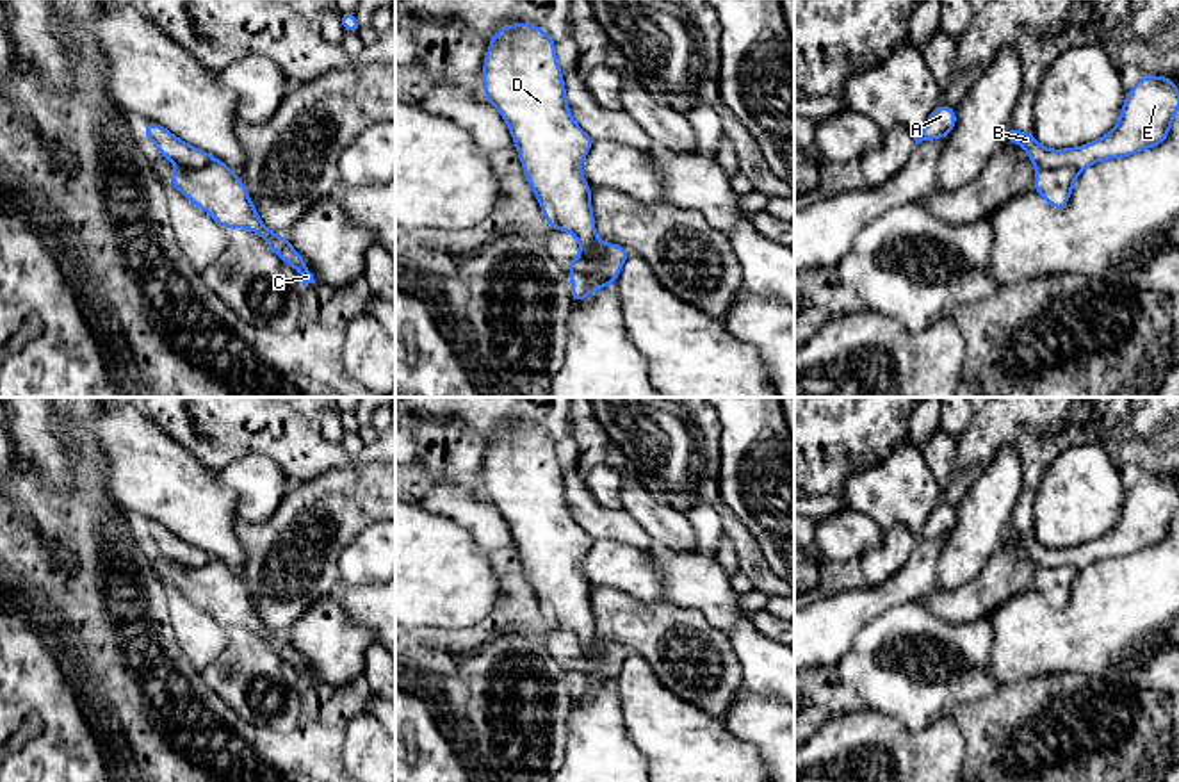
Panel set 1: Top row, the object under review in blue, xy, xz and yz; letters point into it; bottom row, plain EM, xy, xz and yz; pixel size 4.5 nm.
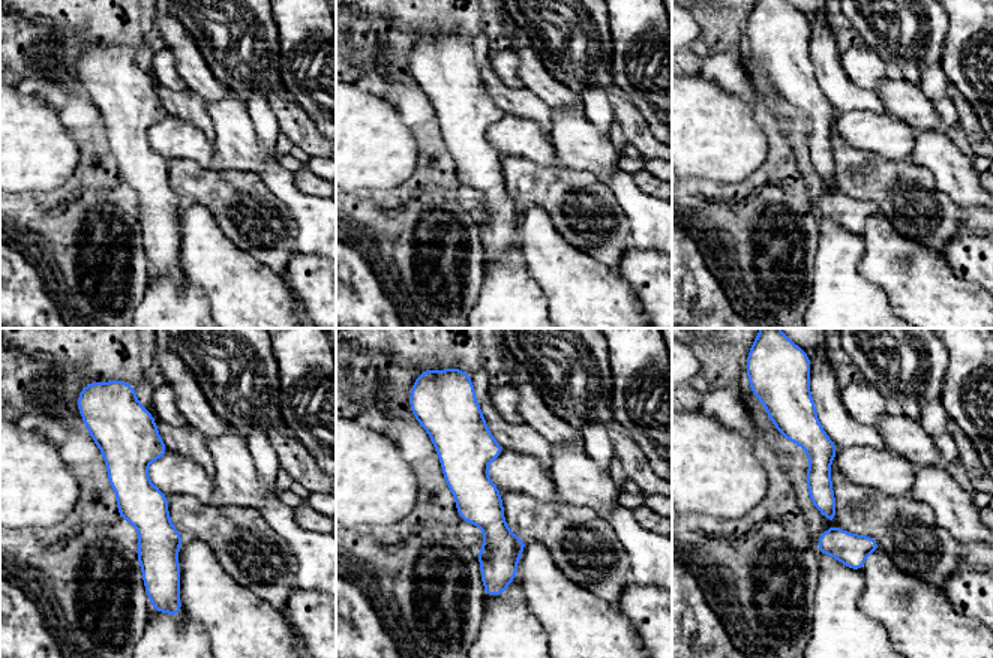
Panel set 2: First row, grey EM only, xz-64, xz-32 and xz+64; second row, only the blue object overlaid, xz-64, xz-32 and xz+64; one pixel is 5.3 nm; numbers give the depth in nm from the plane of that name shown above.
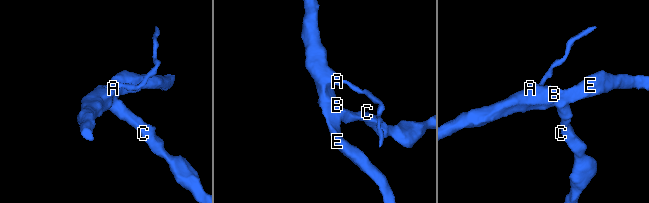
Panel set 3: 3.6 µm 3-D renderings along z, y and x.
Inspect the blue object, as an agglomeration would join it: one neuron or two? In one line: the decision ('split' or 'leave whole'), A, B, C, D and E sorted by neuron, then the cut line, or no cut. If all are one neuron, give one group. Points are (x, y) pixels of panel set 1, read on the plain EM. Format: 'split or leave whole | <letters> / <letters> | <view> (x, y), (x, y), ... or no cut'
split | A B D E / C | yz (1037, 565), (1071, 565), (1076, 570)

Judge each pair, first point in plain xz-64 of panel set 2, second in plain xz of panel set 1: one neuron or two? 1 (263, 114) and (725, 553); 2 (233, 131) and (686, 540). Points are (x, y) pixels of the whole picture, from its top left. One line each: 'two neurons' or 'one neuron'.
1: two neurons
2: two neurons

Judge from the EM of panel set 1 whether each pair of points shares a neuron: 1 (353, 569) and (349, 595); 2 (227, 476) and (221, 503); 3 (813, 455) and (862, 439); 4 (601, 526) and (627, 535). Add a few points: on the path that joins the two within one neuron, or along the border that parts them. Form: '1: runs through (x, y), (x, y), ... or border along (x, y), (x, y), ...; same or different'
1: border along (342, 579), (348, 583), (376, 583); different
2: border along (216, 472), (218, 480), (235, 496), (237, 517); different
3: runs through (825, 455), (841, 439), (850, 439); same
4: runs through (608, 526), (620, 528); same

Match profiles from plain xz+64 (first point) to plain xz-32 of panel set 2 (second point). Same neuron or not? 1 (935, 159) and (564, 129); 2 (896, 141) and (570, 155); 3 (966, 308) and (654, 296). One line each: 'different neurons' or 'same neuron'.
1: same neuron
2: different neurons
3: different neurons

